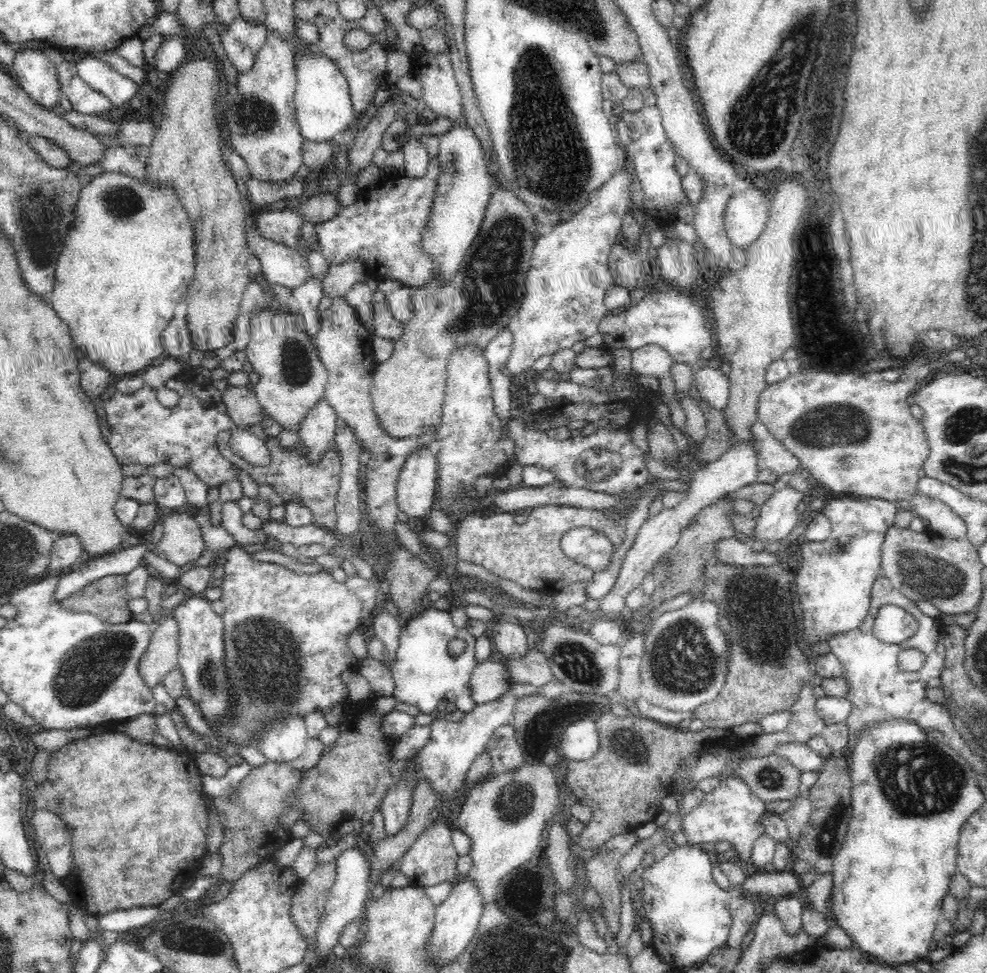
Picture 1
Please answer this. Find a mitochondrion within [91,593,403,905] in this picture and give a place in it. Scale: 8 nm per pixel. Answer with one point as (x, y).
(258, 643)

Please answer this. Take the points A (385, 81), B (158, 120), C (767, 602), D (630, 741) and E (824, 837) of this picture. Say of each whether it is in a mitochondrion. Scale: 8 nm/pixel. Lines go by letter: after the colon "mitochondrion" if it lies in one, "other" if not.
A: other
B: other
C: mitochondrion
D: mitochondrion
E: mitochondrion

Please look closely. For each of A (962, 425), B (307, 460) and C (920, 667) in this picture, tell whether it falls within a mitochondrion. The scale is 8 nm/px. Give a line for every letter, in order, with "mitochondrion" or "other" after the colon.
A: mitochondrion
B: other
C: other

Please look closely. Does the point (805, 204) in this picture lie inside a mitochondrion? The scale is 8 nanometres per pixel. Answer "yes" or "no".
no

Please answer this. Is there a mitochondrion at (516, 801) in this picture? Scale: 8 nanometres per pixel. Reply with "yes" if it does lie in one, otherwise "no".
yes

